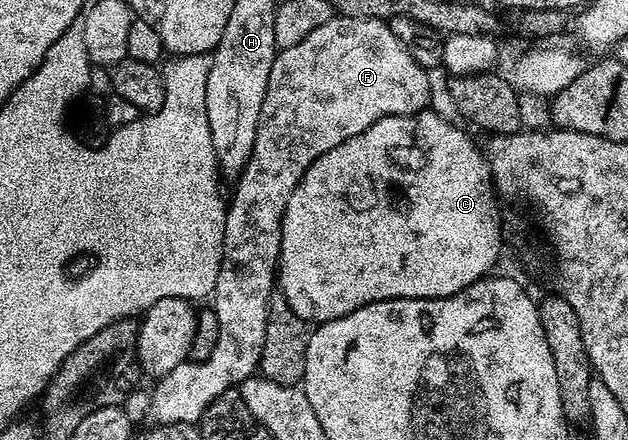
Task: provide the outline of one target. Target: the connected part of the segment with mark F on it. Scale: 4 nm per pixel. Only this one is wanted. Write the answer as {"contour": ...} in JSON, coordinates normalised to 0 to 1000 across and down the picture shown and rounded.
{"contour":[[[530,39],[519,48],[519,57],[506,57],[500,75],[481,84],[475,102],[441,114],[411,266],[403,345],[390,370],[389,389],[374,409],[376,436],[369,452],[366,443],[357,482],[357,573],[341,664],[341,705],[350,759],[347,784],[341,784],[328,816],[287,825],[279,839],[271,839],[271,848],[247,864],[248,882],[242,889],[244,964],[317,964],[330,923],[350,893],[409,850],[419,768],[424,766],[427,686],[443,634],[449,493],[455,484],[462,439],[468,439],[475,411],[481,411],[487,384],[494,384],[500,364],[532,339],[532,330],[545,330],[545,320],[589,293],[596,275],[616,261],[661,261],[664,252],[677,250],[683,241],[682,214],[688,207],[682,170],[683,164],[669,152],[653,120],[646,120],[646,102],[627,84],[616,50],[608,43]]]}

